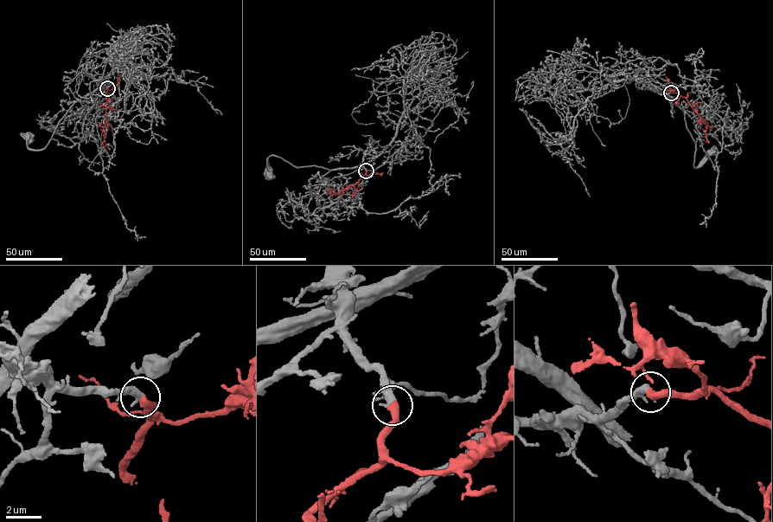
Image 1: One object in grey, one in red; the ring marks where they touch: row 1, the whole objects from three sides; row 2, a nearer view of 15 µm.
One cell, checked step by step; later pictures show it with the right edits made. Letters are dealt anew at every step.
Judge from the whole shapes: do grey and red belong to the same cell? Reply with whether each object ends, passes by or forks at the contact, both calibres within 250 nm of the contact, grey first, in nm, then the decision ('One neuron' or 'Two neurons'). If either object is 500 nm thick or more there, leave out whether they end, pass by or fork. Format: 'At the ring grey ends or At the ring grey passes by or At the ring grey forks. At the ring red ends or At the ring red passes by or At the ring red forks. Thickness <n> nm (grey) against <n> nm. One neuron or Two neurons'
At the ring grey ends. At the ring red ends. Thickness 440 nm (grey) against 400 nm. One neuron

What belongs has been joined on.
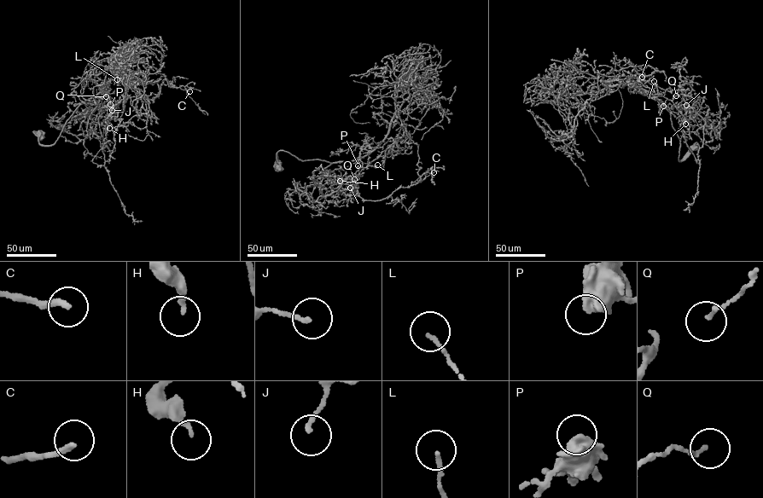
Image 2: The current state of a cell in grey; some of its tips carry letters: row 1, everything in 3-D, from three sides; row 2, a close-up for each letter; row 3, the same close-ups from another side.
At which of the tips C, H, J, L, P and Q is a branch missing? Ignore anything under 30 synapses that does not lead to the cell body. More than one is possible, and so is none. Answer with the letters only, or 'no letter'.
C

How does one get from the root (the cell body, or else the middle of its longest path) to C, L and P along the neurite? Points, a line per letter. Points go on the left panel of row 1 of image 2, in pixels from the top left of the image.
C: (40, 134), (42, 145), (55, 143), (75, 103), (101, 111), (134, 96), (153, 100), (162, 83), (189, 91)
L: (40, 134), (38, 141), (42, 145), (55, 143), (77, 107), (101, 90), (113, 93), (118, 85), (117, 79)
P: (40, 134), (38, 141), (42, 145), (55, 143), (76, 108), (101, 90), (109, 93), (110, 104)

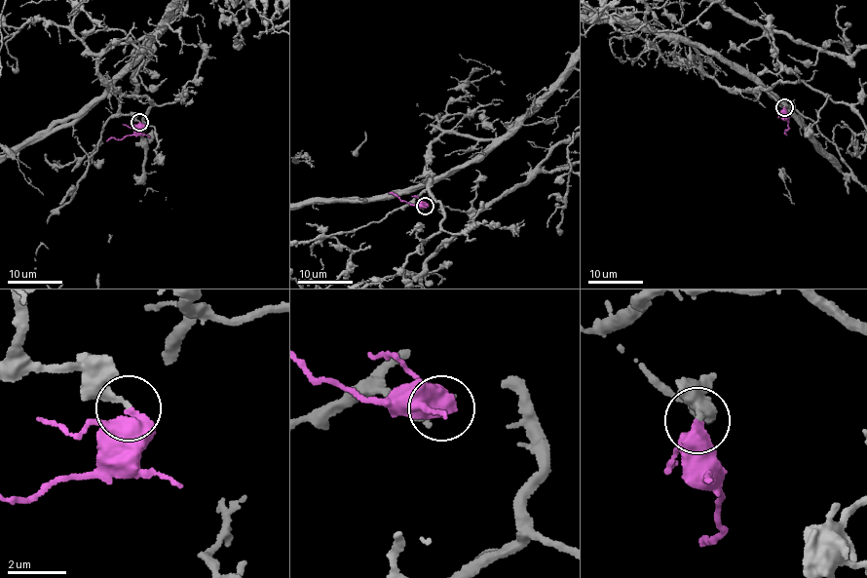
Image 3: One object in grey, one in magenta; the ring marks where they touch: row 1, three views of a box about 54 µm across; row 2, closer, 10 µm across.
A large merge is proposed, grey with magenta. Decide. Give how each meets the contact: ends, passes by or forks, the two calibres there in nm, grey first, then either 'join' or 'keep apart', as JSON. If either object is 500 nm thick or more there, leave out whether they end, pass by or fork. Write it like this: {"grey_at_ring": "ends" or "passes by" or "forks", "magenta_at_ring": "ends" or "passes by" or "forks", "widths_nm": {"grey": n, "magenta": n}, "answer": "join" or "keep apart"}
{"grey_at_ring": "ends", "magenta_at_ring": "ends", "widths_nm": {"grey": 180, "magenta": 360}, "answer": "join"}

